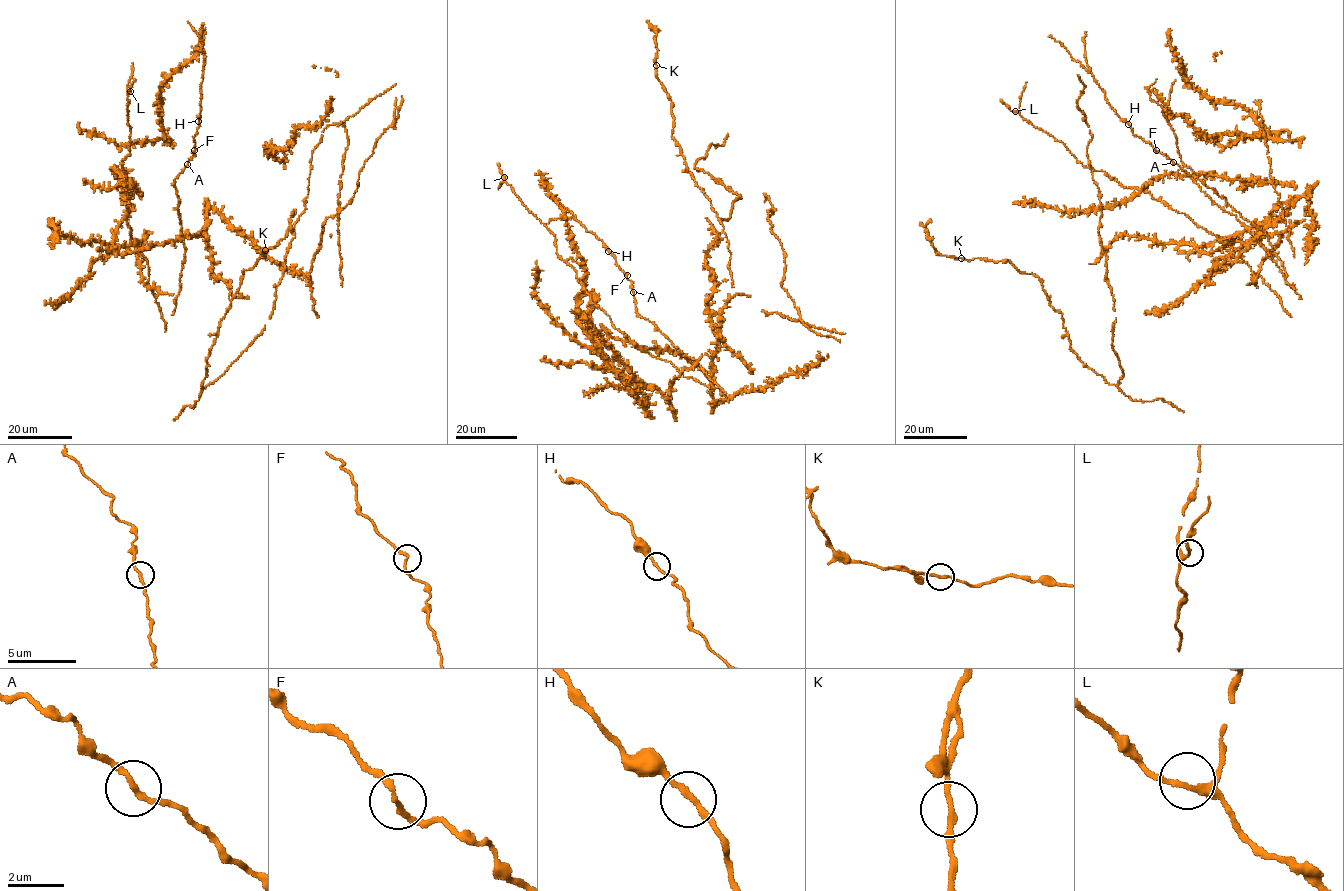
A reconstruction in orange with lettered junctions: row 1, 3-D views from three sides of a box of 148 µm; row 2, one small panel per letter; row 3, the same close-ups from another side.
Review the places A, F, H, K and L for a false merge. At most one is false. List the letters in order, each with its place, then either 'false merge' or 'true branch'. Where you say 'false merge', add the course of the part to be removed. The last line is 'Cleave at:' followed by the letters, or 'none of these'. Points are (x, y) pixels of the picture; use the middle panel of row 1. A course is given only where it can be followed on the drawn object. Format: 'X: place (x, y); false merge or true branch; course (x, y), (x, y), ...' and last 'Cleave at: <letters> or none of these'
A: place (633, 292); true branch
F: place (627, 275); true branch
H: place (608, 251); true branch
K: place (656, 65); false merge; course (656, 65), (657, 34), (651, 26), (650, 30)
L: place (504, 177); true branch
Cleave at: K

